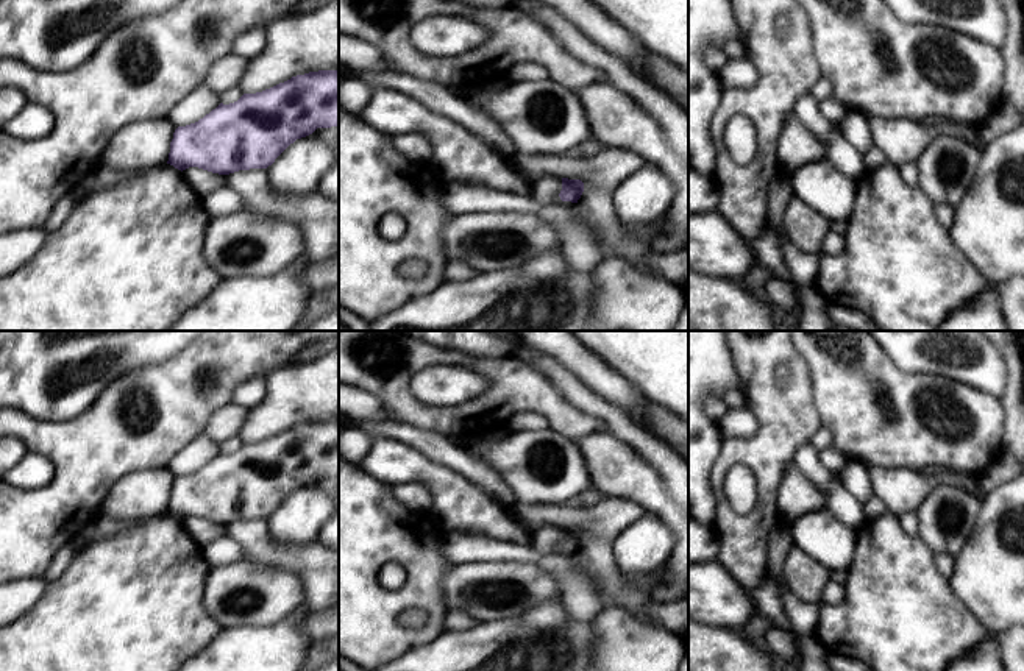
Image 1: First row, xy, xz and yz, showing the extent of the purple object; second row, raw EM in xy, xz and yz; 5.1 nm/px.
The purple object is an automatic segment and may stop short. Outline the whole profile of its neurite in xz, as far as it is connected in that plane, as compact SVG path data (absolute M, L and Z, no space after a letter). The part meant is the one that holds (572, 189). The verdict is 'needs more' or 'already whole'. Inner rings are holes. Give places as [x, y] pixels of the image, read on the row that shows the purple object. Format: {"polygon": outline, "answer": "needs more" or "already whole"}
{"polygon": "M562 178L562 190L559 193L562 201L578 203L584 192L584 183L581 179Z", "answer": "already whole"}

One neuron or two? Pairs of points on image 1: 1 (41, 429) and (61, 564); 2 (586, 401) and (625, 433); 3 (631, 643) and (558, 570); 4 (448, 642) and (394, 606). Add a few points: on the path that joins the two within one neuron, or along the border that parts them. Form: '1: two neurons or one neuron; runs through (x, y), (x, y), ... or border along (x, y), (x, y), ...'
1: two neurons; border along (86, 525), (55, 554), (42, 576)
2: one neuron; runs through (595, 406), (615, 423)
3: two neurons; border along (604, 607), (592, 621)
4: two neurons; border along (445, 631), (406, 651)

